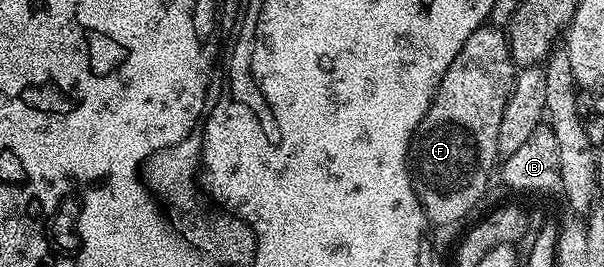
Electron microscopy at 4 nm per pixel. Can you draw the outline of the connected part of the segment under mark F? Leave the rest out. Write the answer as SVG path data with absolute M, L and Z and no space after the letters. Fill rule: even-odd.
M496 26L474 30L474 34L466 38L466 46L458 50L458 58L450 62L432 105L426 110L422 122L414 130L412 141L408 143L408 158L411 171L415 173L416 194L424 207L425 217L431 223L433 220L436 224L456 224L463 216L470 215L472 207L483 198L488 188L488 175L498 168L498 126L502 126L502 114L506 110L517 71L508 49L507 35Z

